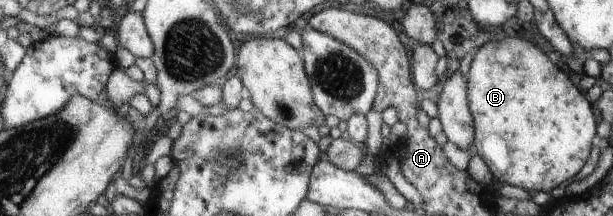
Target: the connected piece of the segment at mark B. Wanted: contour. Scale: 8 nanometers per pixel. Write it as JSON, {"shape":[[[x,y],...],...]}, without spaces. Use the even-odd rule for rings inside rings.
{"shape":[[[515,36],[487,41],[477,50],[468,74],[471,110],[475,110],[475,122],[479,122],[478,155],[489,167],[497,185],[507,183],[533,193],[538,190],[549,193],[585,166],[597,120],[589,100],[575,88],[571,78],[551,62],[549,54]]]}

